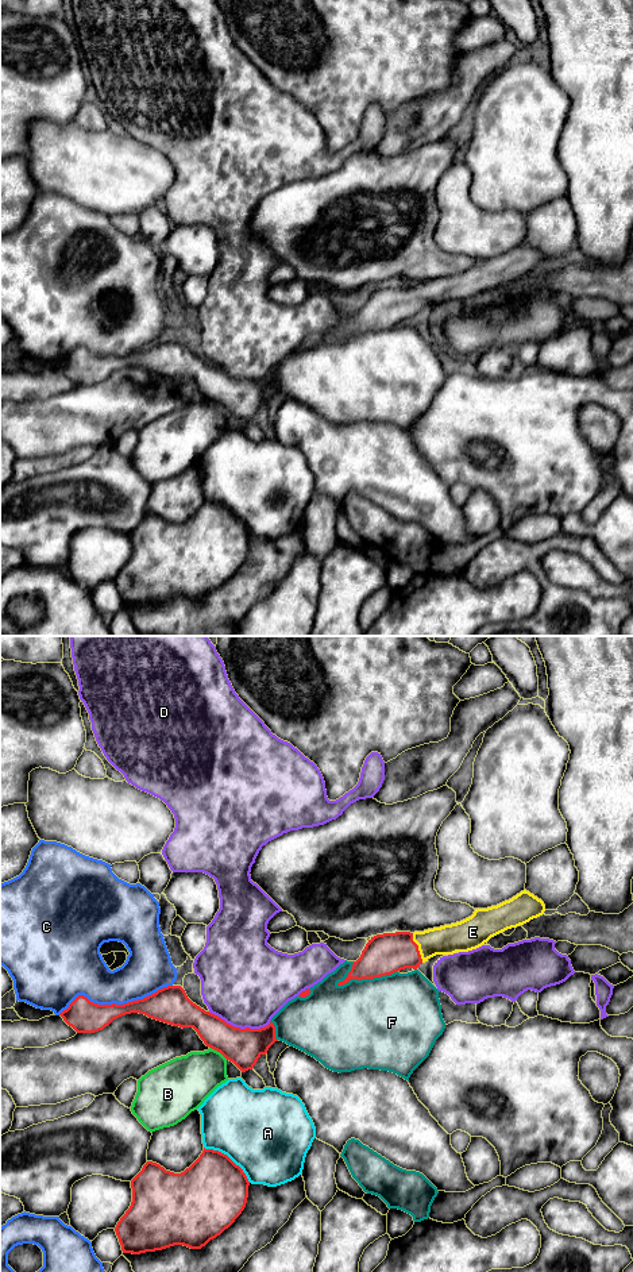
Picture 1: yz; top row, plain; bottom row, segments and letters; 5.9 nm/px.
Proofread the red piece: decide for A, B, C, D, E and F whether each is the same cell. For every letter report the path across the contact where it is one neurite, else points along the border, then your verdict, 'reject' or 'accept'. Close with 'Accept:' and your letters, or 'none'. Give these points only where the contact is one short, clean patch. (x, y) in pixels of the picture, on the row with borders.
A: reject
B: reject
C: reject
D: reject
E: runs through yz (386, 954), (417, 948), (432, 941), (456, 937); accept
F: reject
Accept: E

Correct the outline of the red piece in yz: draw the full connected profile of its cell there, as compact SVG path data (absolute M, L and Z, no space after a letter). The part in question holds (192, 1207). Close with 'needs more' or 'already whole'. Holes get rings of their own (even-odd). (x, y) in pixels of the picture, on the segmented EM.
M204 1148L200 1157L181 1173L147 1161L131 1180L131 1206L115 1227L123 1253L140 1254L174 1245L201 1249L242 1214L248 1186L243 1169L227 1155L213 1149Z; already whole

